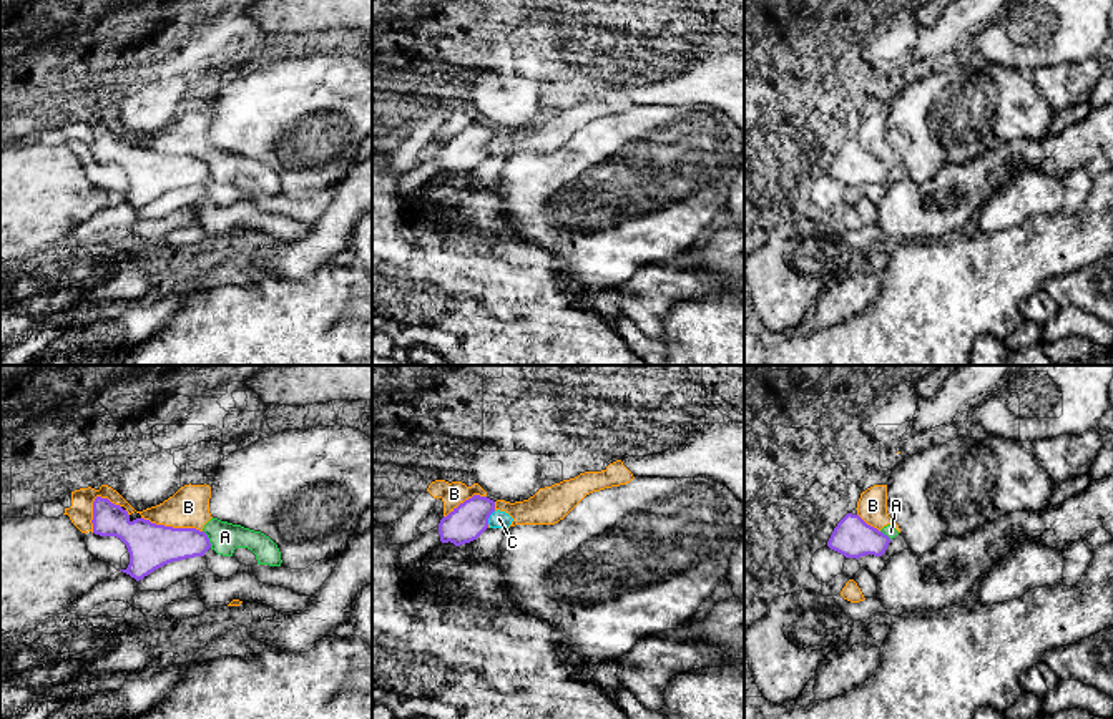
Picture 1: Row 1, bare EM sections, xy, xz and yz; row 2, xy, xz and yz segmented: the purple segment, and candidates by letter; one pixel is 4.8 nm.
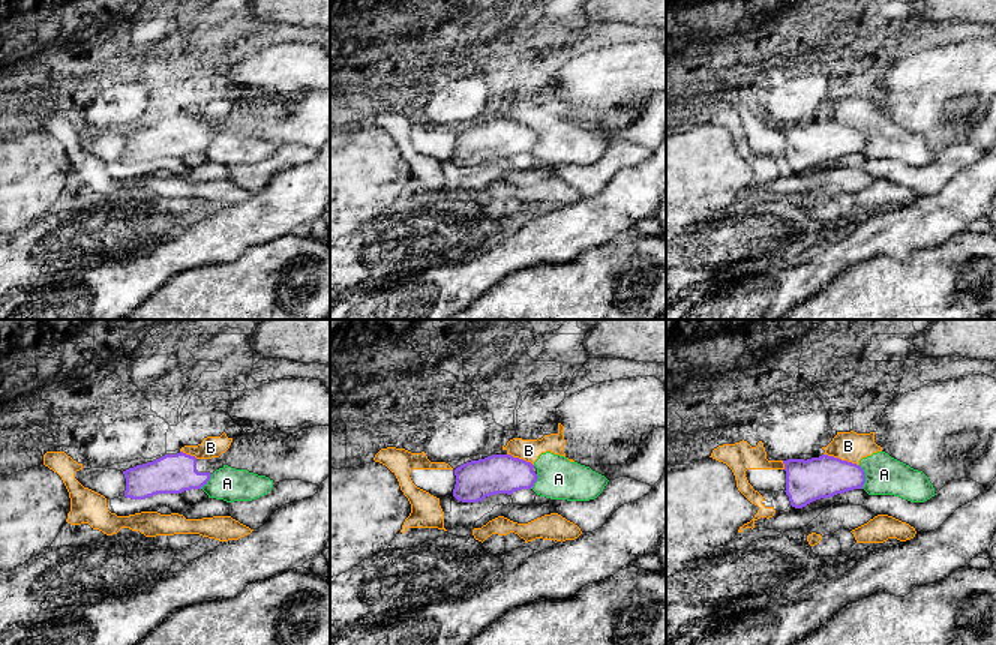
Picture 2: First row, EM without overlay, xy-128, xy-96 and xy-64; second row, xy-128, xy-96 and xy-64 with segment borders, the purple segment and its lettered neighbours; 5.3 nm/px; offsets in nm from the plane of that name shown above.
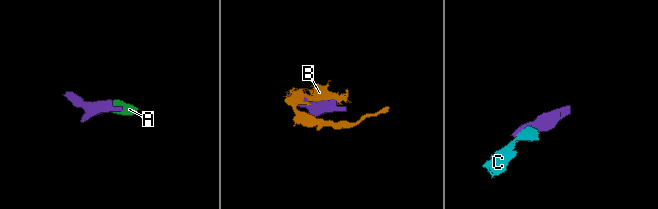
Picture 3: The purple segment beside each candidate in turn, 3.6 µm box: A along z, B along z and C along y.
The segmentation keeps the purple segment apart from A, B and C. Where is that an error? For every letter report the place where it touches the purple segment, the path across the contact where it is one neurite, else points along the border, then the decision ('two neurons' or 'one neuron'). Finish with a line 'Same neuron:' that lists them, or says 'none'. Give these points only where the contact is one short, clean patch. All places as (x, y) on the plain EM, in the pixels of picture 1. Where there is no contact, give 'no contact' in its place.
A: meets purple in xy at (208, 166); border along xy (203, 158), (211, 175); two neurons
B: meets purple in xy at (171, 155); two neurons
C: meets purple in xz at (489, 145); border along xz (494, 138), (487, 151); two neurons
Same neuron: none

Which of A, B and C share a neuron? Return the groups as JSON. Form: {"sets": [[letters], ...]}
{"sets": [["A", "B", "C"]]}

